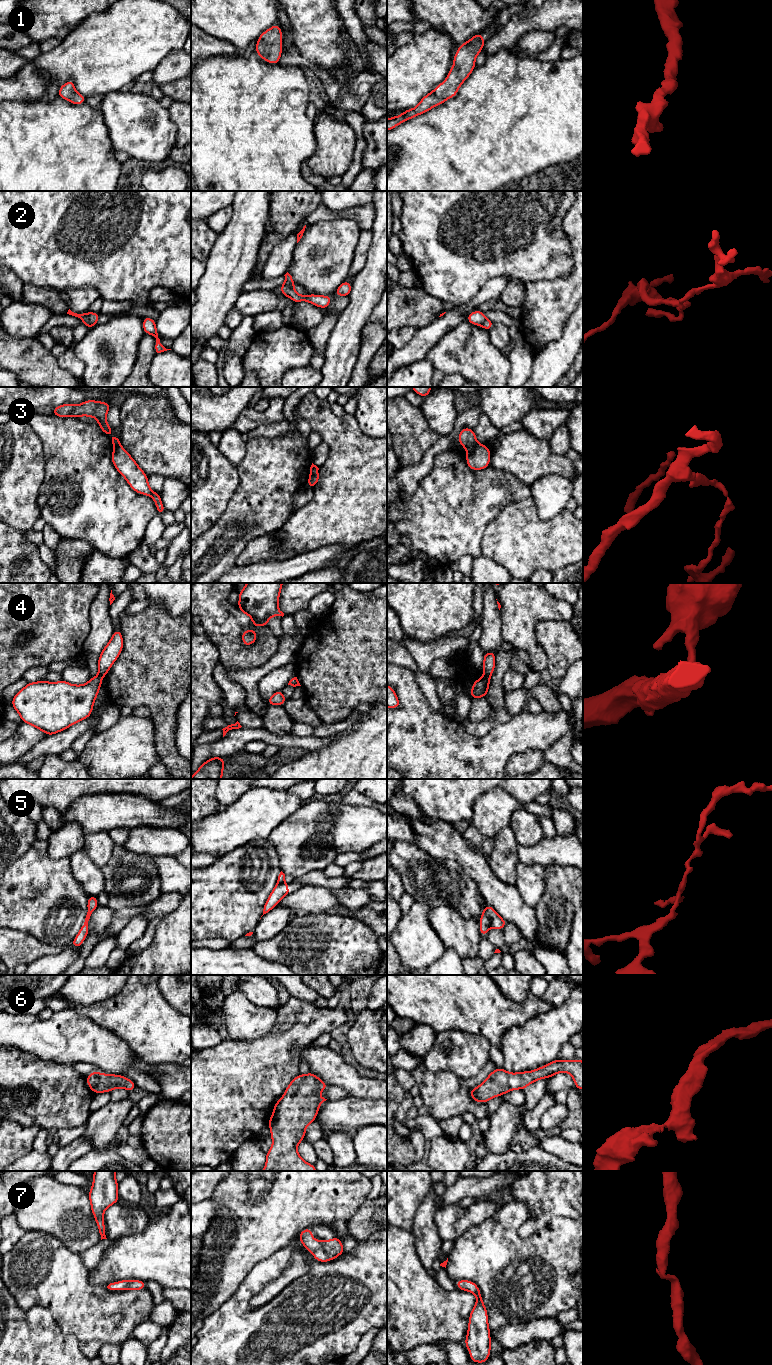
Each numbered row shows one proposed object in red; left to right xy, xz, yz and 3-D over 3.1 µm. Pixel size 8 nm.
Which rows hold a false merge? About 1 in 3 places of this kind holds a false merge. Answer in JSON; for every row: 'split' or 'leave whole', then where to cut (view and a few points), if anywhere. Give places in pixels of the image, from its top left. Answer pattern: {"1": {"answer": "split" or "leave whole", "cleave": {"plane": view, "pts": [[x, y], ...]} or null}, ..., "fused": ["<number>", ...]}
{"1": {"answer": "leave whole", "cleave": null}, "2": {"answer": "split", "cleave": {"plane": "xy", "pts": [[87, 313], [87, 316], [94, 324]]}}, "3": {"answer": "split", "cleave": {"plane": "yz", "pts": [[477, 443], [468, 452]]}}, "4": {"answer": "split", "cleave": {"plane": "yz", "pts": [[484, 674], [489, 676]]}}, "5": {"answer": "split", "cleave": {"plane": "yz", "pts": [[480, 924], [485, 922], [489, 927]]}}, "6": {"answer": "leave whole", "cleave": null}, "7": {"answer": "leave whole", "cleave": null}, "fused": ["2", "3", "4", "5"]}

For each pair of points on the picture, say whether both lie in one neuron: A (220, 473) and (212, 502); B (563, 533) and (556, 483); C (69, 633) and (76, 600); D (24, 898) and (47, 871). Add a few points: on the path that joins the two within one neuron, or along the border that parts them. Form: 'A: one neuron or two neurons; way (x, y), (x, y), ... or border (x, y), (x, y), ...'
A: one neuron; way (213, 480), (212, 495)
B: two neurons; border (564, 508), (547, 520), (542, 520), (536, 511)
C: one neuron; way (69, 625), (69, 608)
D: one neuron; way (31, 891), (40, 878)

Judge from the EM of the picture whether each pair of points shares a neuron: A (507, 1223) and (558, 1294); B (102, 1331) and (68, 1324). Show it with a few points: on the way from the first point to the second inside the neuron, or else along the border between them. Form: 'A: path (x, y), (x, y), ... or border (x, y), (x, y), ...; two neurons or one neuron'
A: path (520, 1244), (543, 1256), (557, 1273); one neuron
B: path (94, 1324), (76, 1324); one neuron

